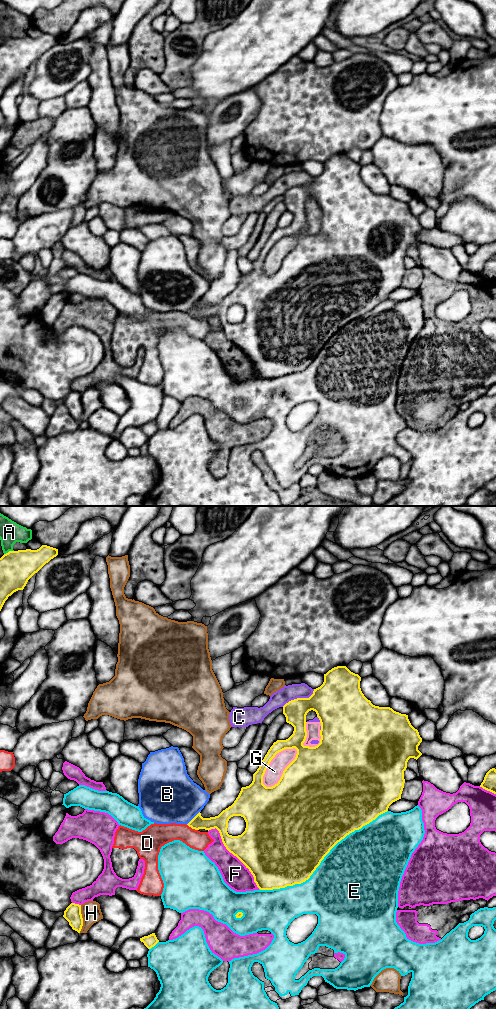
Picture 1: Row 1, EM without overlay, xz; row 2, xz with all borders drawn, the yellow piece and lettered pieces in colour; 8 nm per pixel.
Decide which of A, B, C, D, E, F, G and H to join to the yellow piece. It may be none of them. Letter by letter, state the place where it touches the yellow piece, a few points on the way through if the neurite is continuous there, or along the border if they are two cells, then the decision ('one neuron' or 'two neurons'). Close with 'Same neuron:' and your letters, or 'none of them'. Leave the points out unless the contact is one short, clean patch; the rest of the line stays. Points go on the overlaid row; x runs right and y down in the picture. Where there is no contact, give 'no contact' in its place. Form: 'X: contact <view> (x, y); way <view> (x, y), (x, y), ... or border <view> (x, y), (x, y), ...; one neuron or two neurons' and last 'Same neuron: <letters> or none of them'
A: contact xz (8, 552); two neurons
B: contact xz (193, 818); two neurons
C: contact xz (299, 698); two neurons
D: contact xz (192, 828); two neurons
E: contact xz (322, 859); two neurons
F: contact xz (234, 855); two neurons
G: contact xz (284, 770); two neurons
H: contact xz (82, 919); two neurons
Same neuron: none of them

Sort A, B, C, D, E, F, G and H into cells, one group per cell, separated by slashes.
A / B / C G / D / E / F / H

